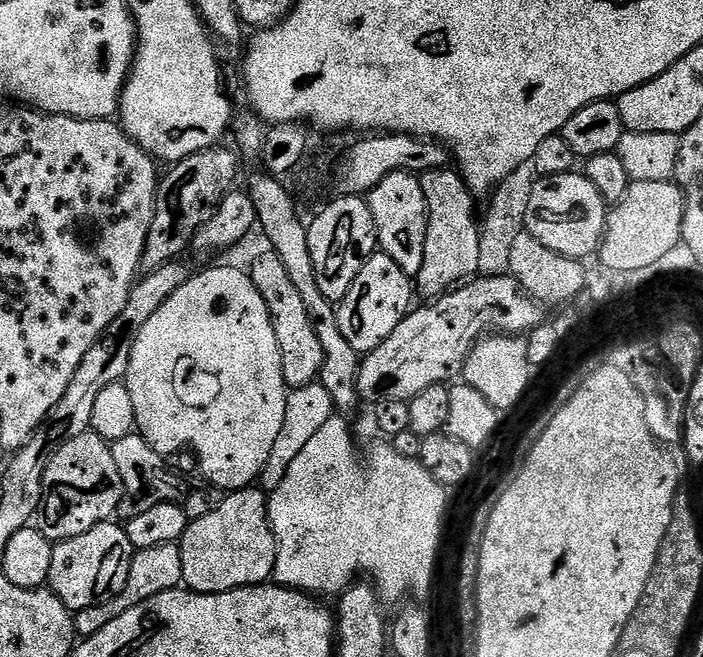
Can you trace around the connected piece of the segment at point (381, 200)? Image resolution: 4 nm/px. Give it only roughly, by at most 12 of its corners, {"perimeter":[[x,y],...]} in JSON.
{"perimeter":[[394,172],[366,197],[379,251],[414,278],[426,254],[420,176]]}

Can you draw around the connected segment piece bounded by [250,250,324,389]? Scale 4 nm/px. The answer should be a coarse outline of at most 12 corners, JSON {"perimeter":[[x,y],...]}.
{"perimeter":[[282,258],[250,267],[289,389],[319,381],[322,342]]}

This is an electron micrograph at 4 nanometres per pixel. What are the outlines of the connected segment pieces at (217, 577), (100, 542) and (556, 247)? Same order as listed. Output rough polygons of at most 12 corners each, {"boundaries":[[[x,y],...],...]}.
{"boundaries":[[[259,487],[227,493],[179,540],[184,584],[267,584],[276,540]],[[116,522],[53,543],[47,587],[73,613],[113,600],[133,551]],[[579,171],[537,179],[523,227],[571,260],[595,257],[610,208]]]}

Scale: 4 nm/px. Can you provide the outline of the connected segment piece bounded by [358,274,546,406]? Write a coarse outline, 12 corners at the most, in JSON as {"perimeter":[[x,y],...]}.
{"perimeter":[[511,274],[417,307],[361,359],[358,394],[413,400],[455,381],[489,330],[546,320]]}

